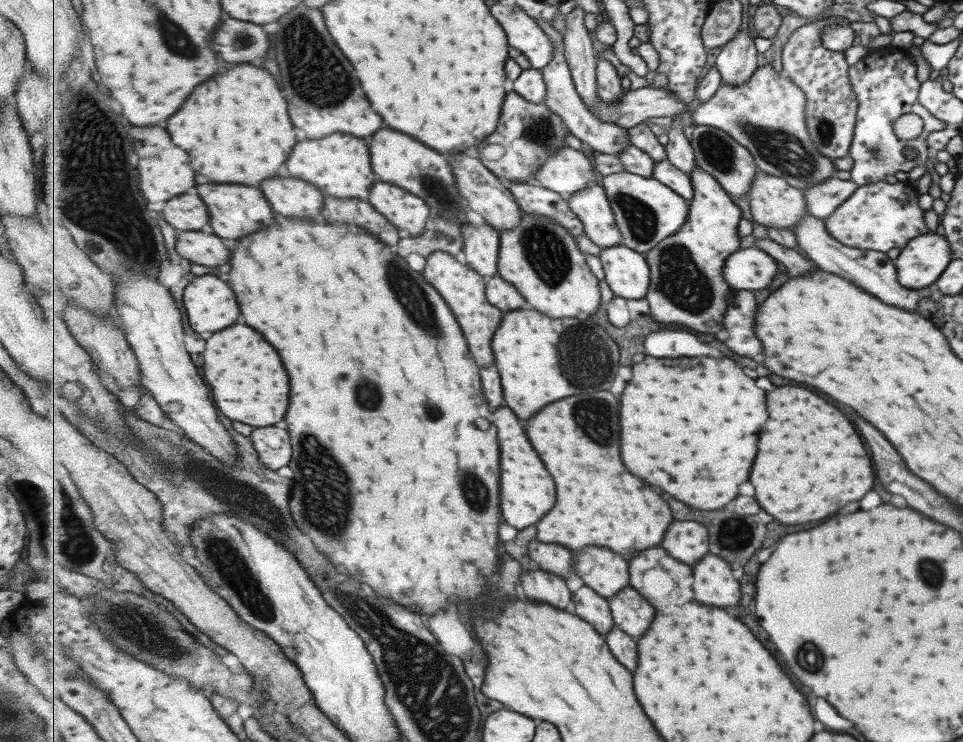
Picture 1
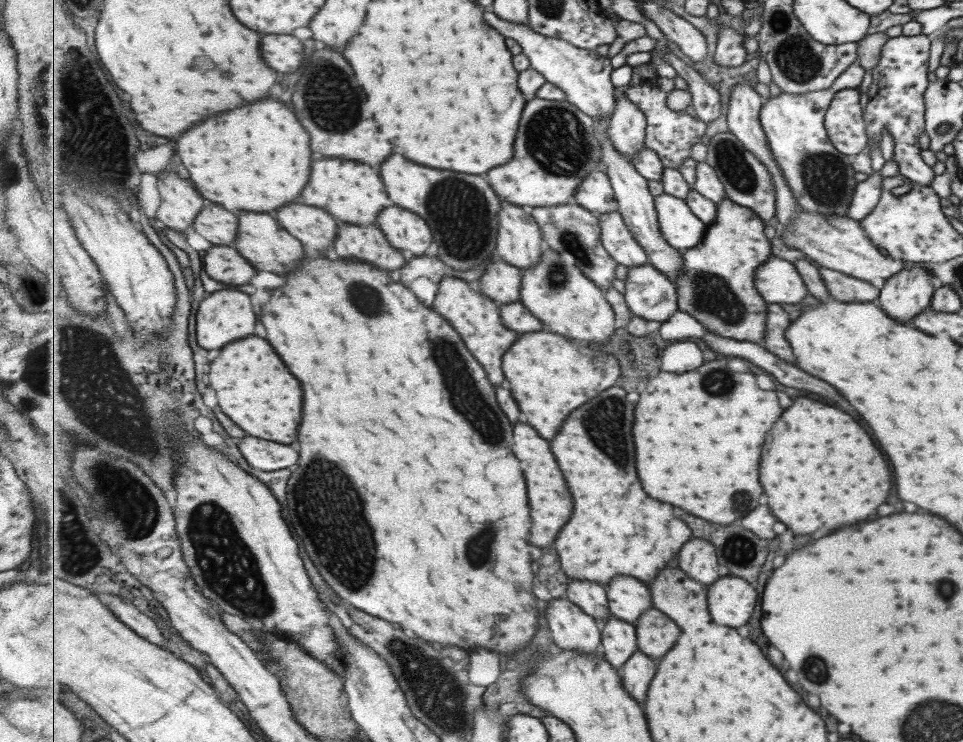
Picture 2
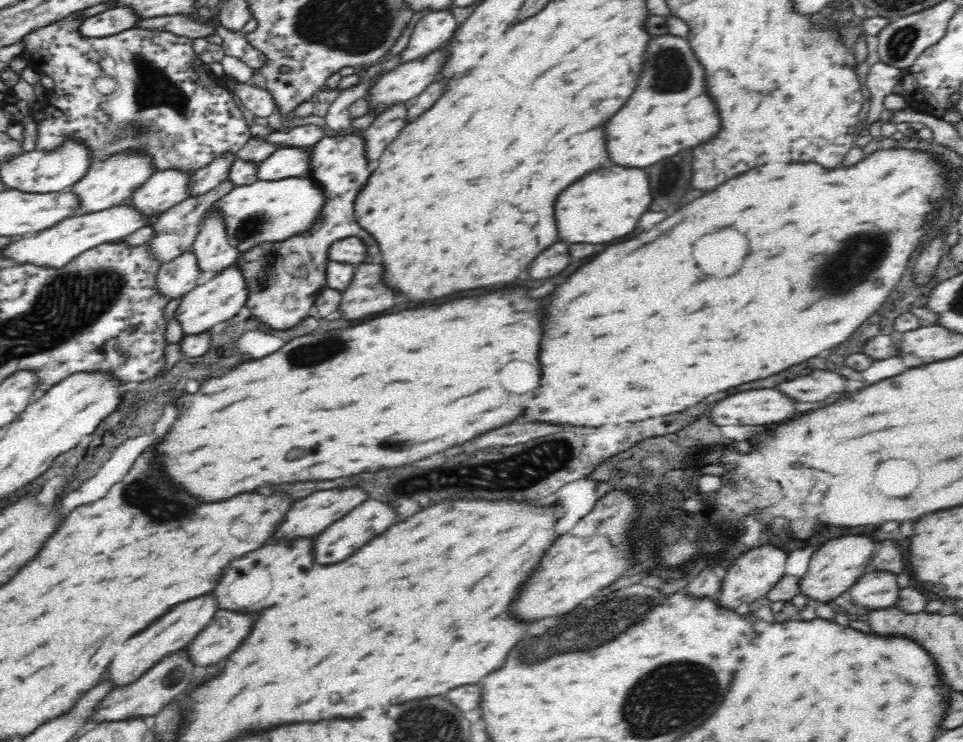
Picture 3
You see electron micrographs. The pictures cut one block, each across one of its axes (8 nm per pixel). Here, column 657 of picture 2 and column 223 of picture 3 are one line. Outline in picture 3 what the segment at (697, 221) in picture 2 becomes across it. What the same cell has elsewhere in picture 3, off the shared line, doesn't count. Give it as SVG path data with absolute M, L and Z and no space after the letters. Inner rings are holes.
M303 175L258 179L252 183L236 185L213 206L221 208L225 214L229 243L243 253L258 245L282 244L296 236L305 236L320 221L326 201L328 201L328 194L326 194L325 187L321 186L321 183L317 182L312 175Z

